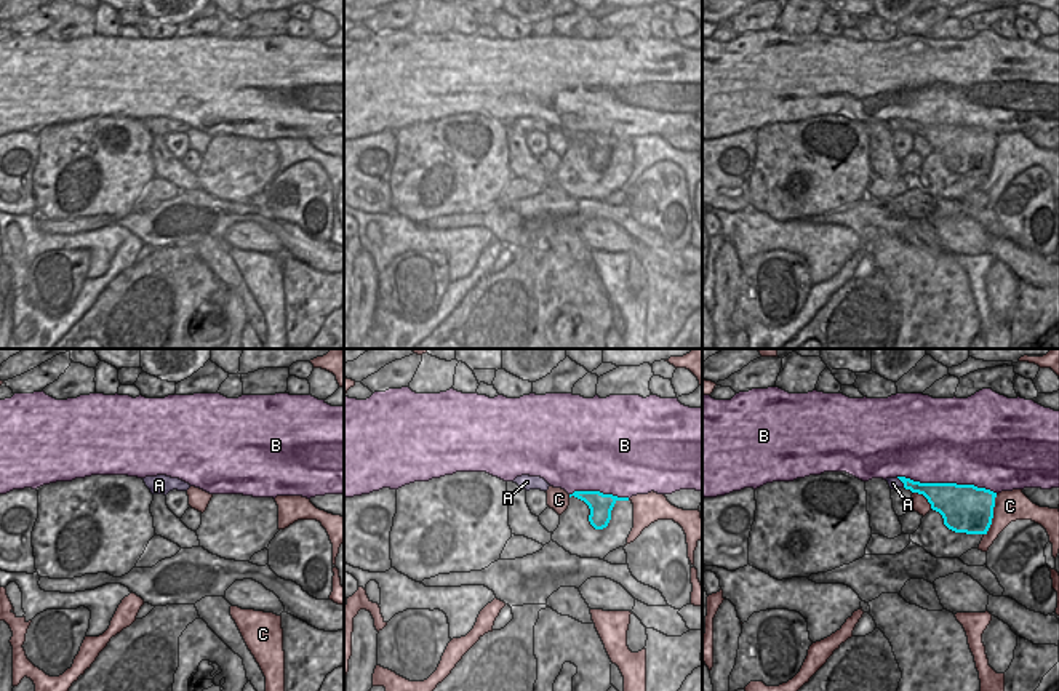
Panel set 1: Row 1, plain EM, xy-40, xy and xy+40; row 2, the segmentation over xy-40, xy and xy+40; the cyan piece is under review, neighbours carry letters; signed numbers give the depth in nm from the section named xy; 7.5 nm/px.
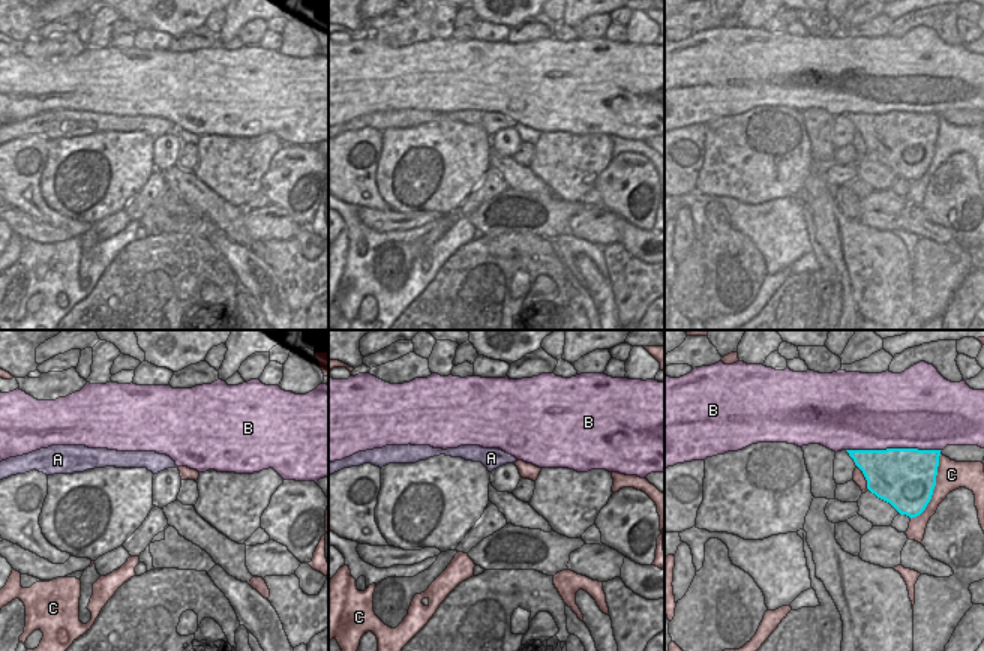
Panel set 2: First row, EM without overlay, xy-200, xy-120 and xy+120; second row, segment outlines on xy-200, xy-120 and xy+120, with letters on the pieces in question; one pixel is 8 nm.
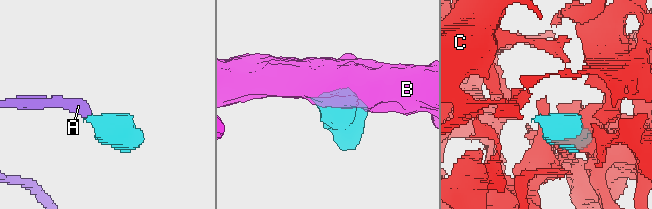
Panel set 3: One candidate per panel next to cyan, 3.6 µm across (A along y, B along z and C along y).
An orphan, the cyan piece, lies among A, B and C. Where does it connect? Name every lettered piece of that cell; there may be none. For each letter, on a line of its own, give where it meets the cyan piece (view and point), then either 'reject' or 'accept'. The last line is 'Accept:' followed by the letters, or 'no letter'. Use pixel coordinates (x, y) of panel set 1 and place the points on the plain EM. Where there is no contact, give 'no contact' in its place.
A: xy+40 (901, 122) | accept
B: xy+40 (947, 125) | reject
C: xy+40 (992, 157) | reject
Accept: A

